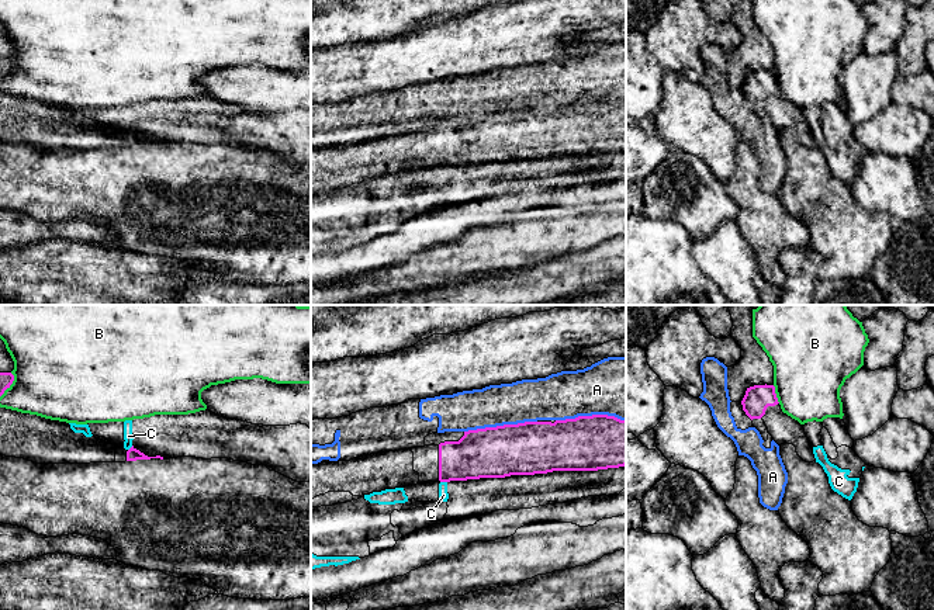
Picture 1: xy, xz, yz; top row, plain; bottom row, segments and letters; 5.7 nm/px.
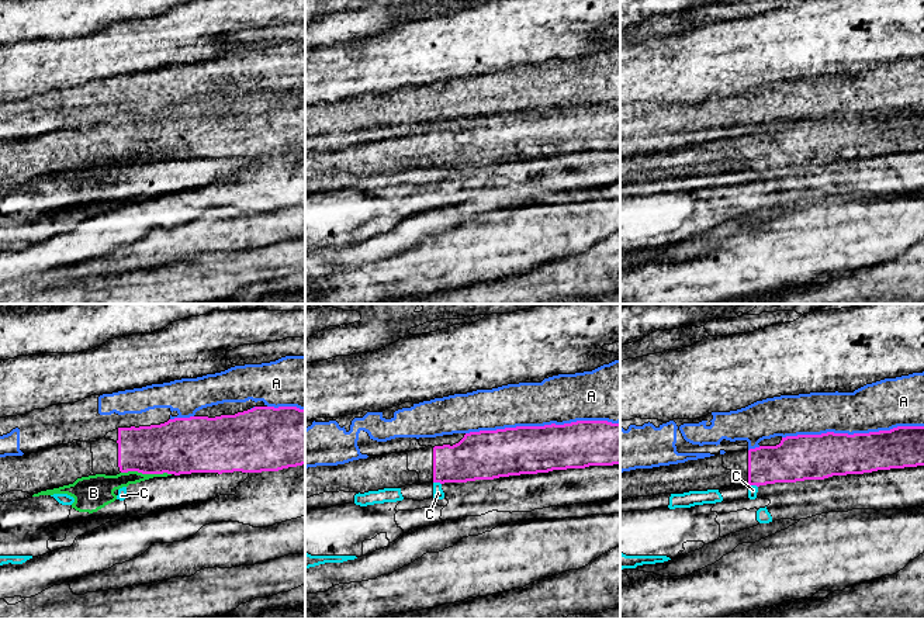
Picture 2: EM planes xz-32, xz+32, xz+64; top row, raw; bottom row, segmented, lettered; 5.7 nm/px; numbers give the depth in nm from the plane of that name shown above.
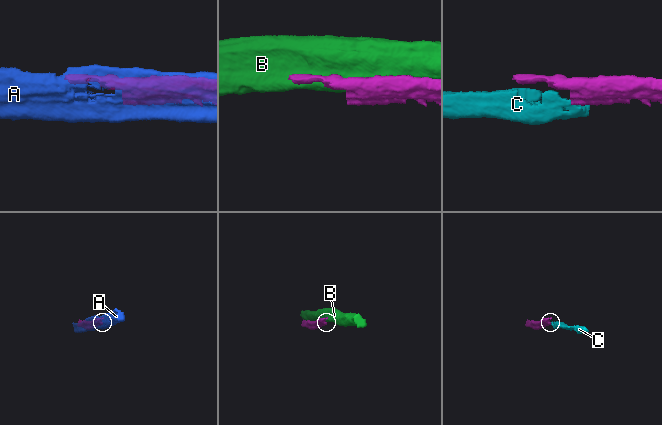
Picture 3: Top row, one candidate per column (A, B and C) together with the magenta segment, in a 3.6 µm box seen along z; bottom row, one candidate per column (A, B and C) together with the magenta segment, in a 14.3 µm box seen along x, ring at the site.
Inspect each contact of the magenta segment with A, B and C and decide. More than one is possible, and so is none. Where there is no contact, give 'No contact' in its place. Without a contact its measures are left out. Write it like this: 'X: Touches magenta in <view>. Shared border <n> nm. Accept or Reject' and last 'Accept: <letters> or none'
A: Touches magenta in xz. Shared border 420 nm. Reject
B: Touches magenta in yz. Shared border 110 nm. Reject
C: Touches magenta in xz. Shared border 40 nm. Reject
Accept: none

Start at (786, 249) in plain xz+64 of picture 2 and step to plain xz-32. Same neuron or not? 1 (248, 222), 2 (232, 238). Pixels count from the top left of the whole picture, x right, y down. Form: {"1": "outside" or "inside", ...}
{"1": "inside", "2": "inside"}

